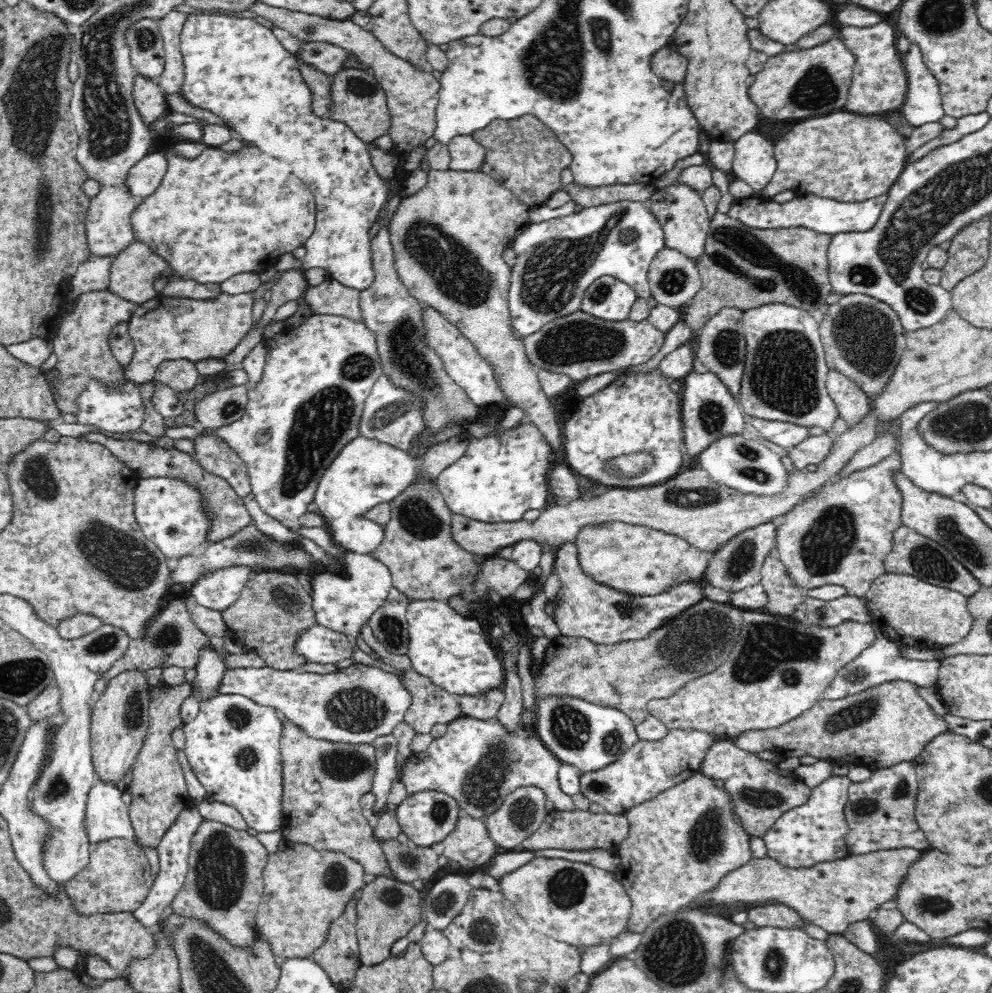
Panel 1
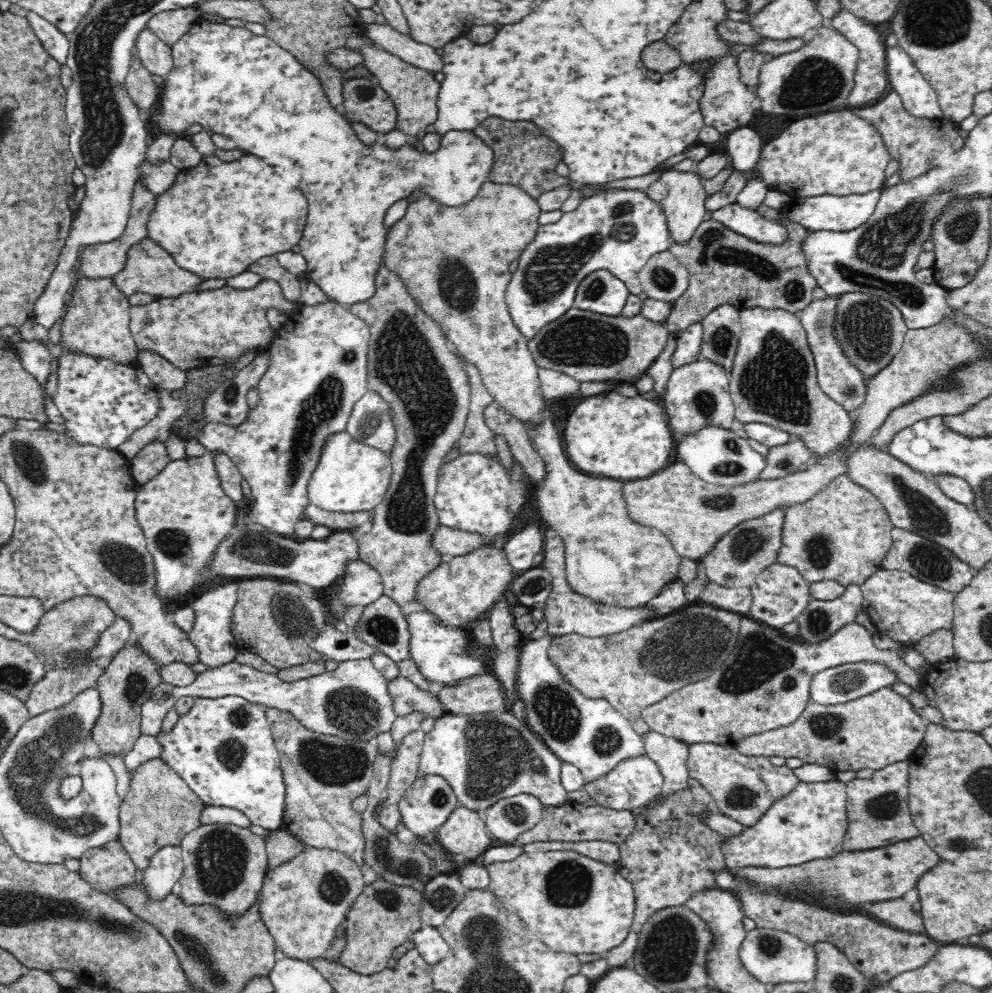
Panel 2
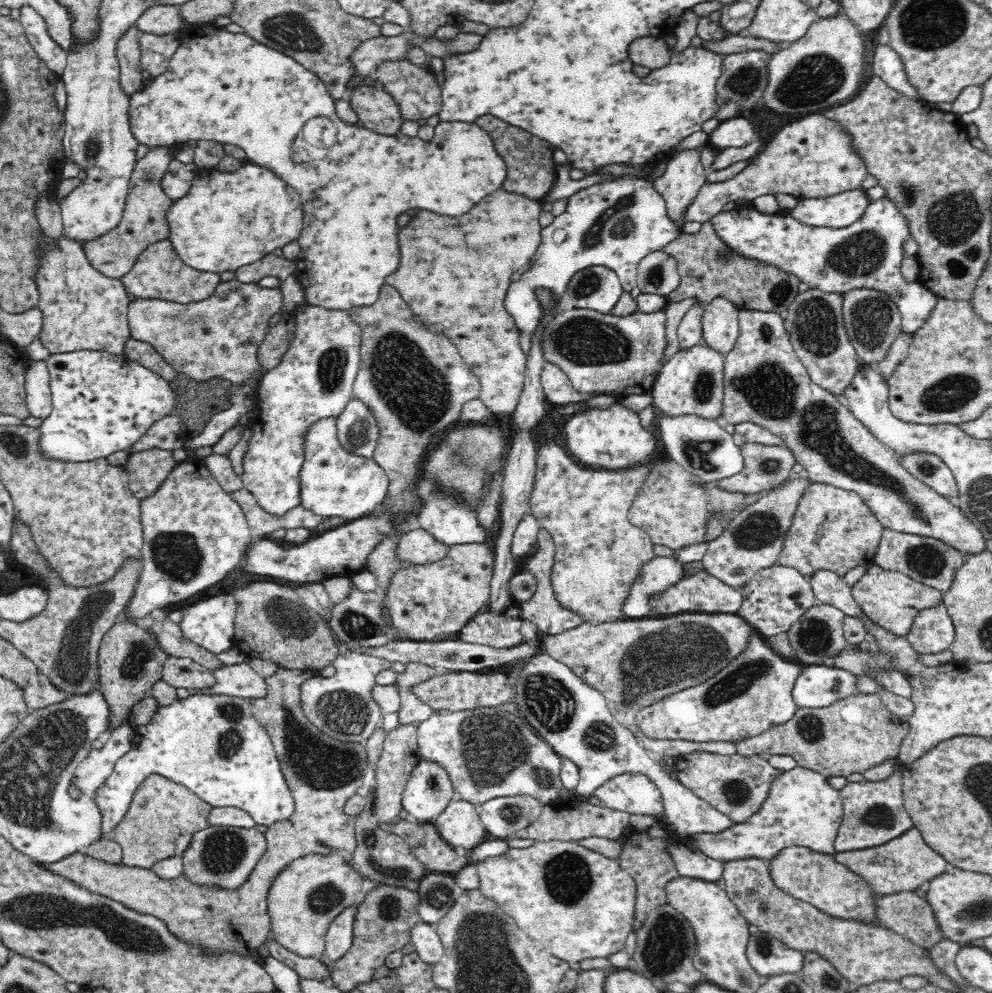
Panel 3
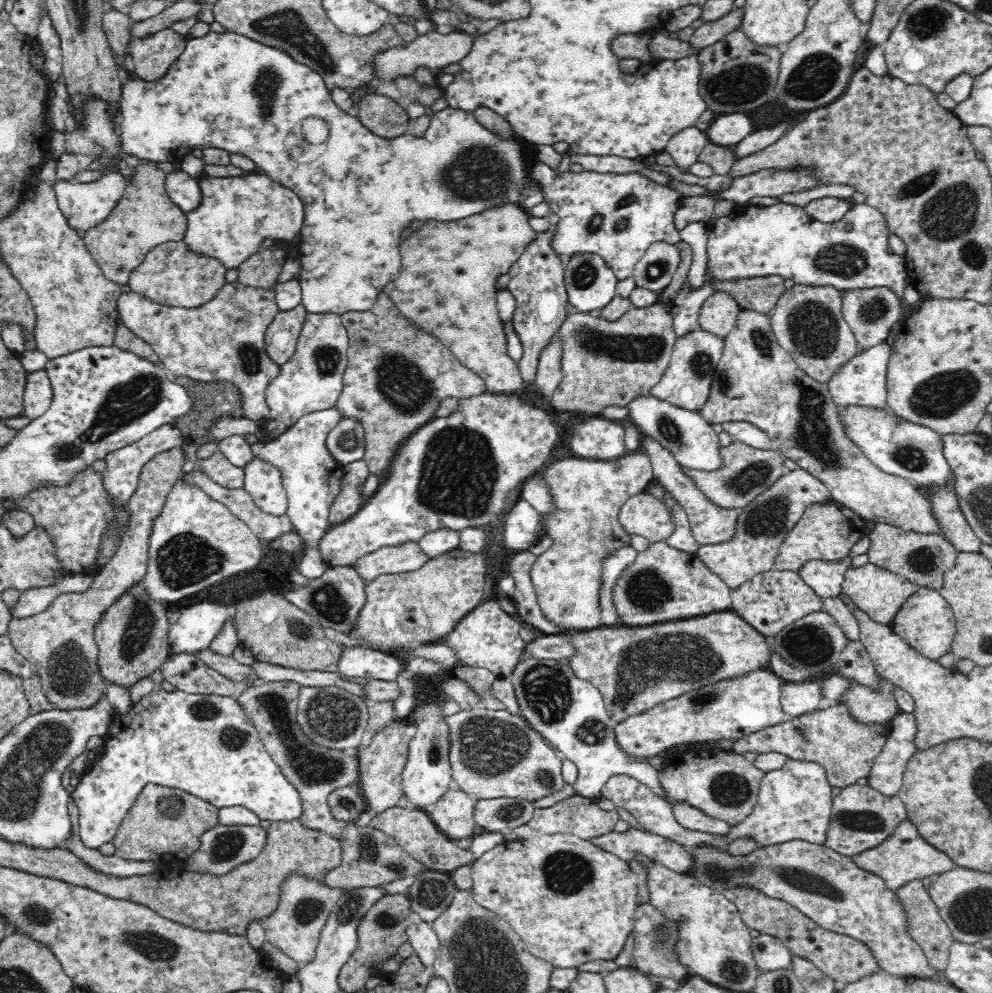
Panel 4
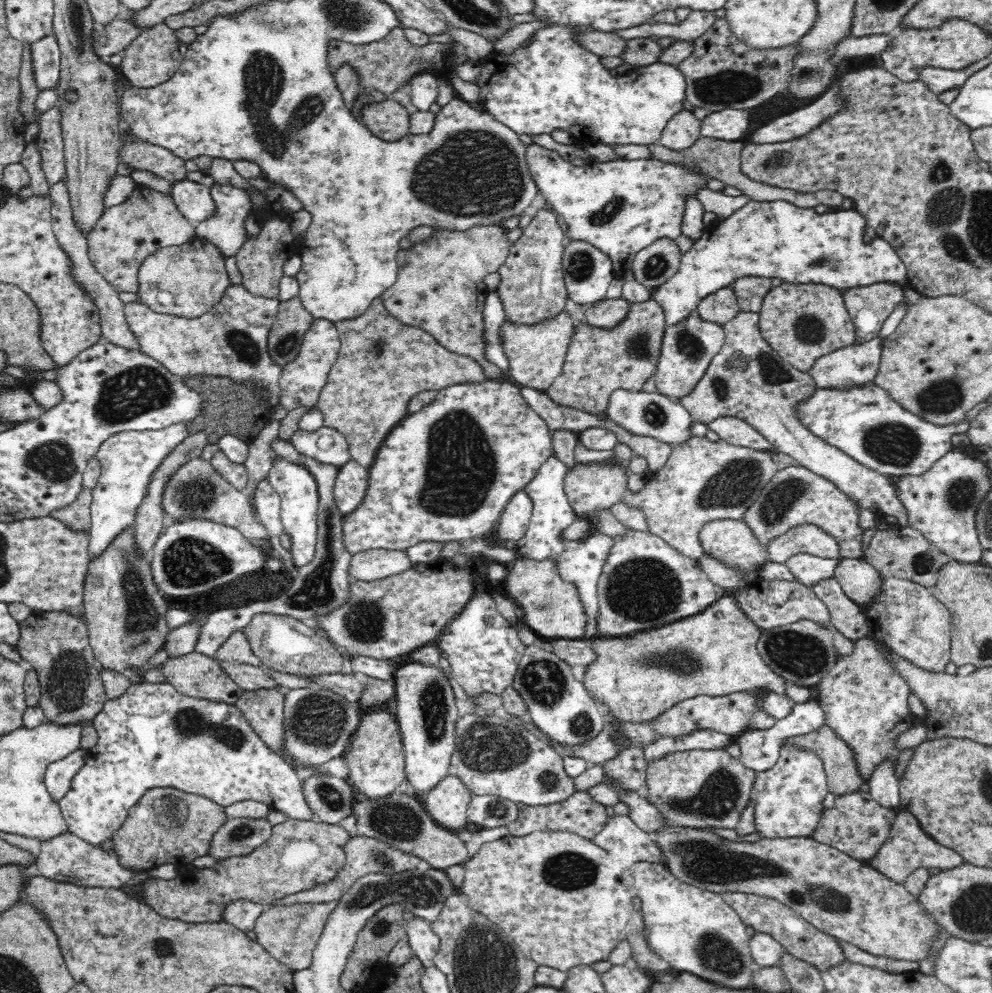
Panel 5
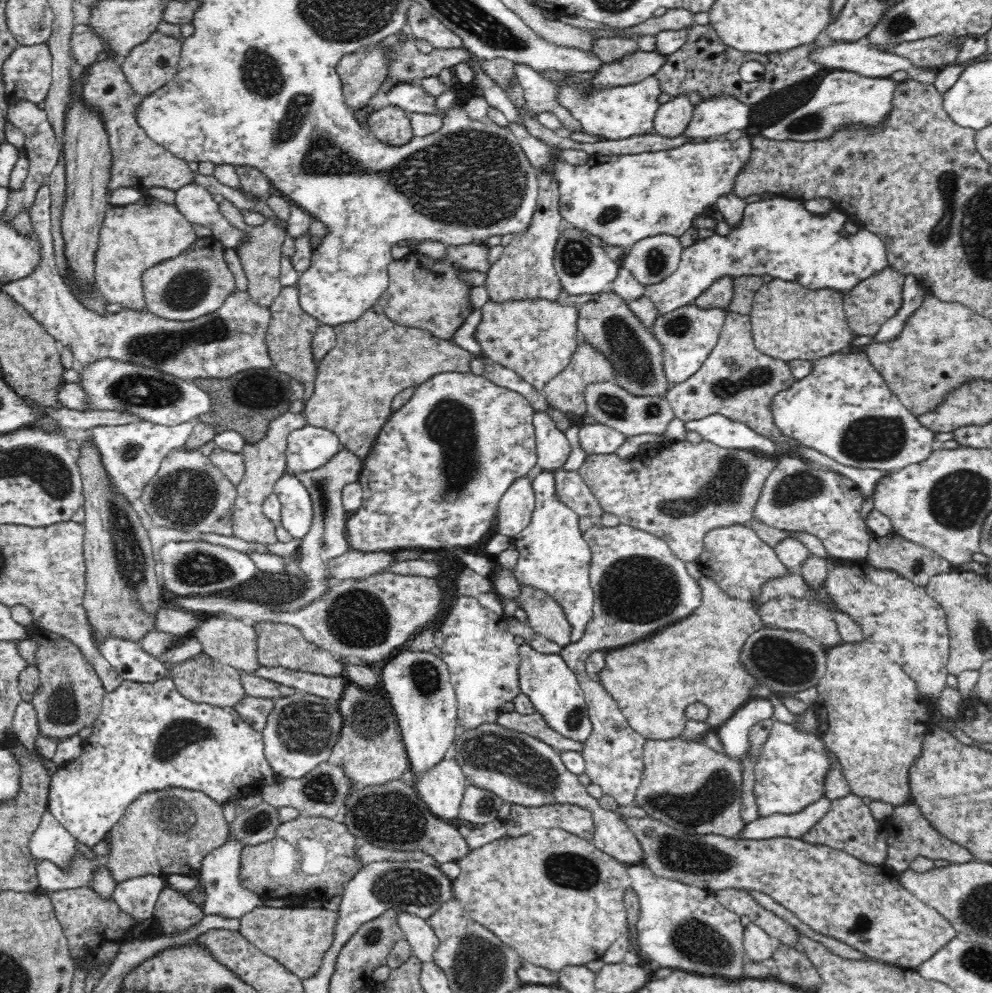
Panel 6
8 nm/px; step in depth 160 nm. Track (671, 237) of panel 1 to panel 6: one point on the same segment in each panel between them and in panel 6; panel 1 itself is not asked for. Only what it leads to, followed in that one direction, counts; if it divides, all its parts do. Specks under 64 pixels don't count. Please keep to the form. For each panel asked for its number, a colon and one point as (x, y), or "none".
2: (681, 195)
3: (684, 175)
4: (684, 148)
5: (683, 130)
6: (672, 118)

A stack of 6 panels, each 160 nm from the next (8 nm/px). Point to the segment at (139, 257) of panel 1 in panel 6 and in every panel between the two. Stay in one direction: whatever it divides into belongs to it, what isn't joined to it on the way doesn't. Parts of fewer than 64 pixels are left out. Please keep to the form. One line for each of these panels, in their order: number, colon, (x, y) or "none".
2: (149, 268)
3: (158, 273)
4: (171, 274)
5: (187, 280)
6: (197, 282)

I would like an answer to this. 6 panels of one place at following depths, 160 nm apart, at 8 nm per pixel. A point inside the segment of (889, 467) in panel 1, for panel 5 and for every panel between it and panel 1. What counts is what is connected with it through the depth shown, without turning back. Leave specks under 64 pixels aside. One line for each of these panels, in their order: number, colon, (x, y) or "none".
2: (842, 534)
3: (833, 529)
4: (828, 530)
5: (805, 538)

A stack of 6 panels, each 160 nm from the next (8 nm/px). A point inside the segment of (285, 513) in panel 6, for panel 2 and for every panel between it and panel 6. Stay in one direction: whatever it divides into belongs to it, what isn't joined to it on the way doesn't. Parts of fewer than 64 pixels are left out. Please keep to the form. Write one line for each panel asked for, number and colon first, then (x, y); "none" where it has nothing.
2: (351, 477)
3: (335, 482)
4: (312, 478)
5: (298, 490)

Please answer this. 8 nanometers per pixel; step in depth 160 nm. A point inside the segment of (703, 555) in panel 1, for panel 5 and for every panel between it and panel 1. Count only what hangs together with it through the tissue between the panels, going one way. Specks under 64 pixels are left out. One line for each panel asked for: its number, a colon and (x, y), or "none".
2: (454, 260)
3: (454, 271)
4: (447, 283)
5: (440, 288)

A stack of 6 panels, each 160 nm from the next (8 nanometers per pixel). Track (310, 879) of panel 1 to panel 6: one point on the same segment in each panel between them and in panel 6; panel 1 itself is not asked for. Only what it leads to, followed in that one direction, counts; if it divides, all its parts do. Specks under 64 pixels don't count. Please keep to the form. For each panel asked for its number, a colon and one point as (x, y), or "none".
2: (303, 903)
3: (305, 897)
4: (305, 903)
5: (290, 933)
6: (296, 936)

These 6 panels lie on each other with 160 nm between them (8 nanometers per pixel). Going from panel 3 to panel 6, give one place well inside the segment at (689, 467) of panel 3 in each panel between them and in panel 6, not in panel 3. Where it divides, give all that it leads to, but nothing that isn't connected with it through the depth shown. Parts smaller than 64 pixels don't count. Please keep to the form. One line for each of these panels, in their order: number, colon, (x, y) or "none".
4: (687, 435)
5: (648, 413)
6: (609, 404)

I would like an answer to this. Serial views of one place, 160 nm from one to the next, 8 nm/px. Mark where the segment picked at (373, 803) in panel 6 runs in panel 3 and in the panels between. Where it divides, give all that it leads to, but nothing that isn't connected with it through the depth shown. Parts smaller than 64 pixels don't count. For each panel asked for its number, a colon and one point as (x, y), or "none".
3: (426, 843)
4: (413, 829)
5: (400, 821)

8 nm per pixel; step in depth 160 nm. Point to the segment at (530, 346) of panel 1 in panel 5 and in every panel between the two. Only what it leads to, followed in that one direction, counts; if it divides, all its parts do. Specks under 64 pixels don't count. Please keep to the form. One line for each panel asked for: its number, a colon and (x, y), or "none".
2: (589, 347)
3: (599, 353)
4: (604, 362)
5: (598, 362)

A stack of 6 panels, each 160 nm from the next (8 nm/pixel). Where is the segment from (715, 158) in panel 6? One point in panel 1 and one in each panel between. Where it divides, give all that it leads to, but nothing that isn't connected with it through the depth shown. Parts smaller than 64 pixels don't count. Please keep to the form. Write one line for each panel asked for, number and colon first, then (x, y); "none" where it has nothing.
1: (558, 259)
2: (619, 230)
3: (615, 224)
4: (616, 216)
5: (620, 207)

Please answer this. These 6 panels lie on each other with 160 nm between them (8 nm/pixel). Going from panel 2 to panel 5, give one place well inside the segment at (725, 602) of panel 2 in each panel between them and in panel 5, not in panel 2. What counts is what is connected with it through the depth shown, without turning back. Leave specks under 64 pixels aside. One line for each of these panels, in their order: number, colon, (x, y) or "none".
3: (704, 593)
4: (663, 584)
5: (645, 584)

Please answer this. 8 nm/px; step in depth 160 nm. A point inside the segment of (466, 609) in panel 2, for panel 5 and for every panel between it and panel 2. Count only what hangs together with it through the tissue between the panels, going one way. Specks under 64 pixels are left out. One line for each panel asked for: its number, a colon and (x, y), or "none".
3: (427, 602)
4: (401, 610)
5: (384, 619)

